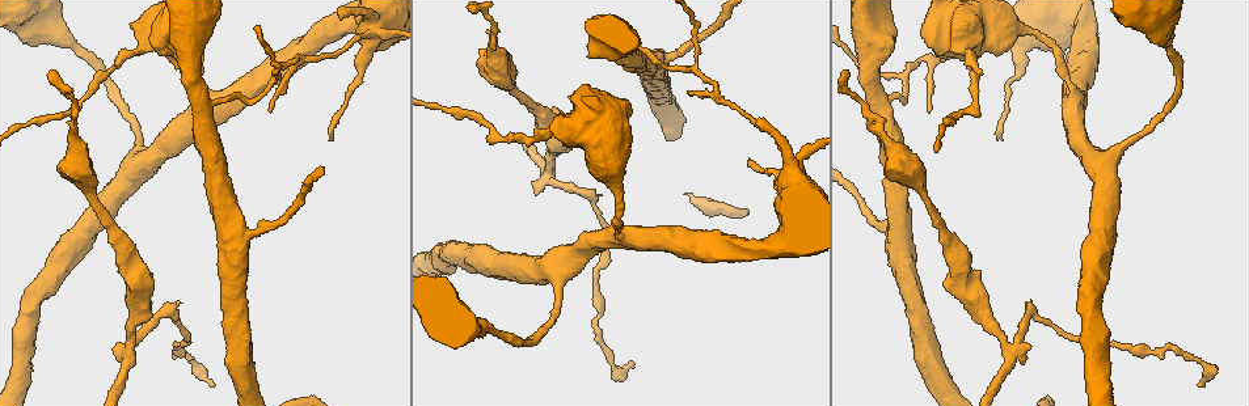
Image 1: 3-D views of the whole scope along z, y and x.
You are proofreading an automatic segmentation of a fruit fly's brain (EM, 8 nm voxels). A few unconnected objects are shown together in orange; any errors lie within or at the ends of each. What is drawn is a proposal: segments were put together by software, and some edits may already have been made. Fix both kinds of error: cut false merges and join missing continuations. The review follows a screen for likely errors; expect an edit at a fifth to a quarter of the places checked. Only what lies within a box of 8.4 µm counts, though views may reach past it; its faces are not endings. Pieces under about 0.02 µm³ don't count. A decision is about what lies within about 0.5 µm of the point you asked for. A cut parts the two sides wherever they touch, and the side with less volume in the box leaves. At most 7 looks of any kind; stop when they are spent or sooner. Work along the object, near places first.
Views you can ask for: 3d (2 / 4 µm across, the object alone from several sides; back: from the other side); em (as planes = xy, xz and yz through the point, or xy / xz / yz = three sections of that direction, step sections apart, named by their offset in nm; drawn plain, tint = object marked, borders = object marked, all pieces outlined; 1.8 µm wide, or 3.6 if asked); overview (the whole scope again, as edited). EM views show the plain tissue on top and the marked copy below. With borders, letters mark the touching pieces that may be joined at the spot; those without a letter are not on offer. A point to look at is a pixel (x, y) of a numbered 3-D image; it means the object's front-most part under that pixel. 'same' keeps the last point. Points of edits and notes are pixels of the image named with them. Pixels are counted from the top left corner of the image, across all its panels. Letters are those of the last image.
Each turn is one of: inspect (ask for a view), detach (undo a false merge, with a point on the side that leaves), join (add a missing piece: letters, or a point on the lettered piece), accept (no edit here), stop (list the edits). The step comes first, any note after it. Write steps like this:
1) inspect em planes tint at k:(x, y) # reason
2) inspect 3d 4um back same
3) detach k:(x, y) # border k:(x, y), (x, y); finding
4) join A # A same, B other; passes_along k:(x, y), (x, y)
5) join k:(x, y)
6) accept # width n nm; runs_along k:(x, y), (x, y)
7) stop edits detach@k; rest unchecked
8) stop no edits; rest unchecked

inspect 3d 4um at 1:(964, 52) # calibre changes

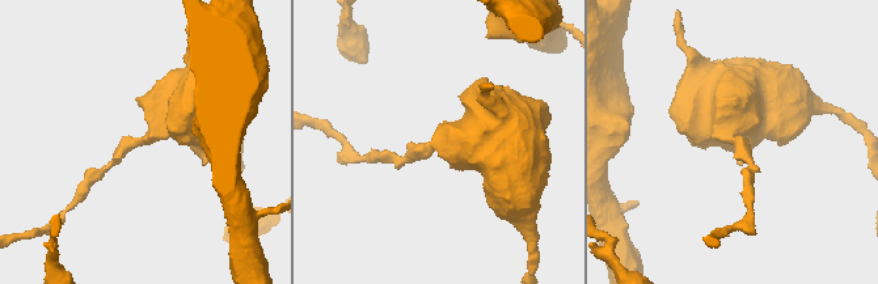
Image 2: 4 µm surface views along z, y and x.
inspect em 3.6um planes borders at 2:(142, 141) # shape alone is not enough

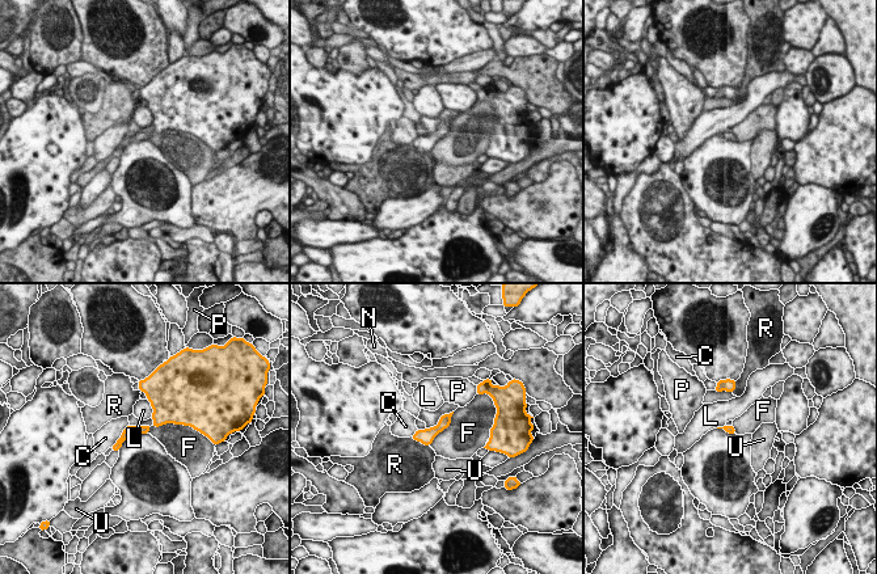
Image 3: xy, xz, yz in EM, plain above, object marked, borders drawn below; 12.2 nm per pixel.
accept # C other, F other, L other, N other, P other, R other, U other; runs_along 3:(151, 393), (157, 420), (117, 446); continuous, no second cell

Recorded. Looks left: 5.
inspect em 3.6um planes borders at 1:(356, 36) # sudden change in width

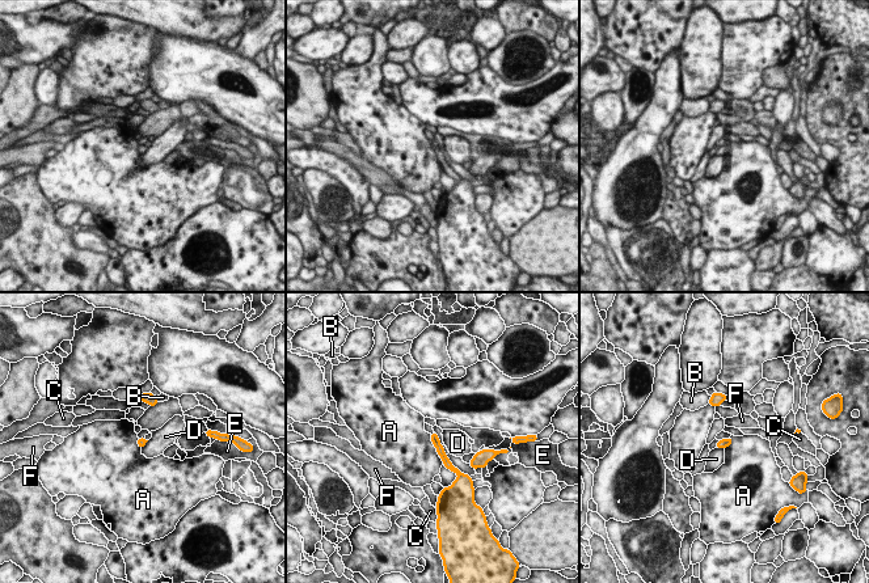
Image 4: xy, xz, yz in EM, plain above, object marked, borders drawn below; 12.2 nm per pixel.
accept # width 100 nm; A other, B other, C other, D other, E other, F other; runs_along 4:(434, 435), (443, 457), (455, 470); one cell here

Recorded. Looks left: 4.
inspect em planes tint at 1:(131, 346) # sharp bend

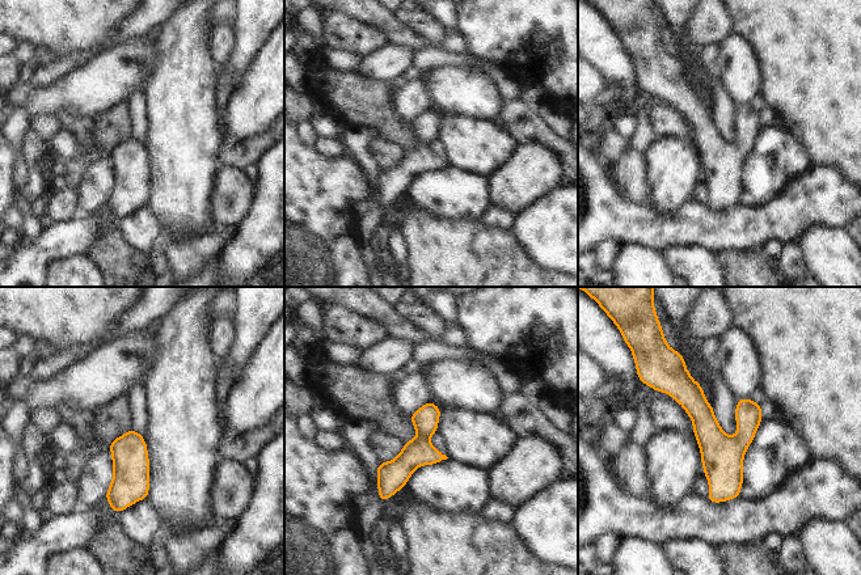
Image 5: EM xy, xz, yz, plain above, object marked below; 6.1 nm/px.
inspect em planes borders same # see the neighbours

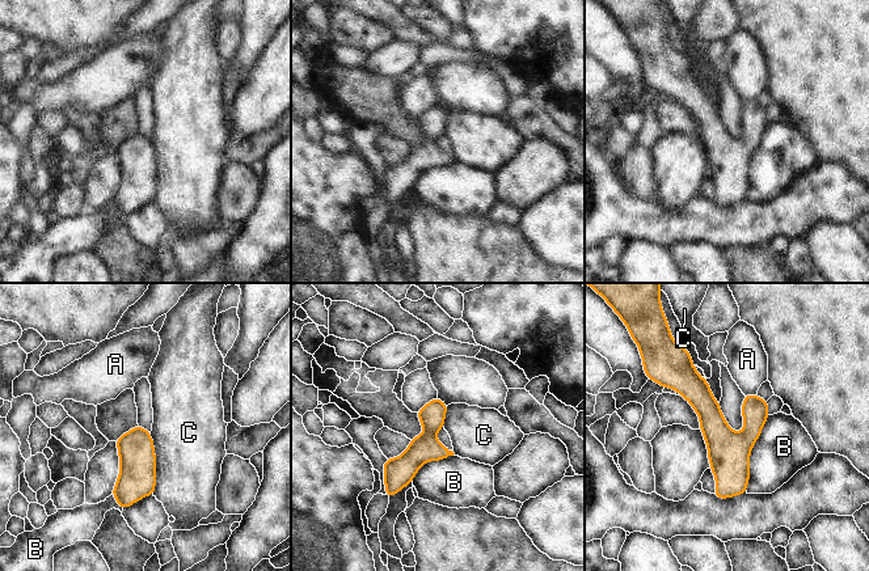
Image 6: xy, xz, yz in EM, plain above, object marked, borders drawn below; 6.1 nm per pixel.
accept # A other, B other, C other; all the same cell

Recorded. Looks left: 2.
stop no edits; rest unchecked

